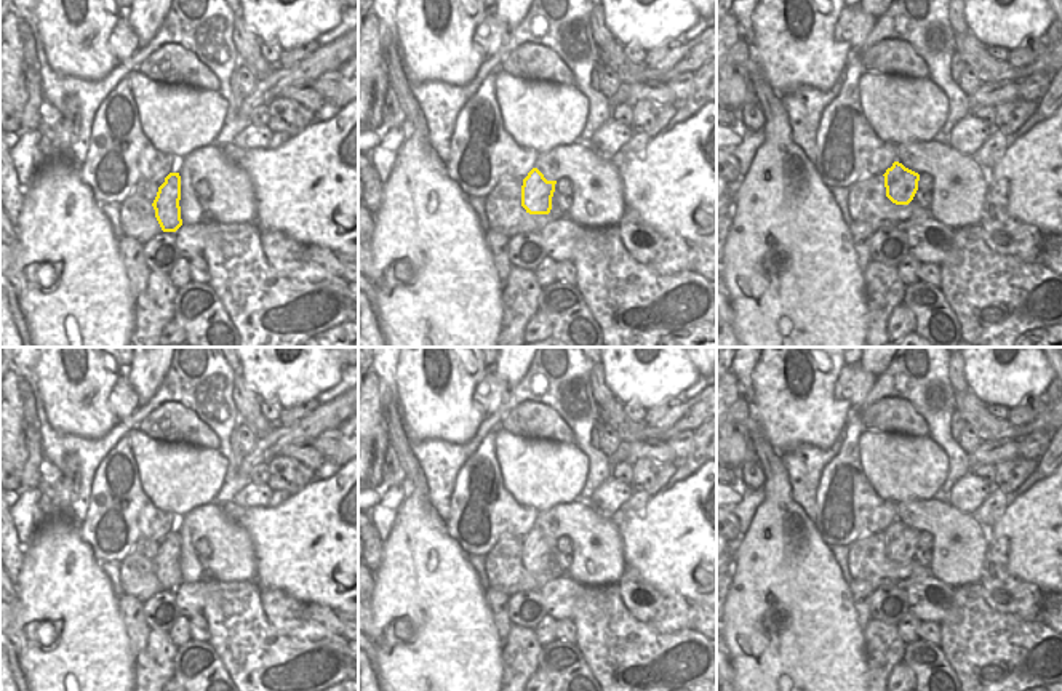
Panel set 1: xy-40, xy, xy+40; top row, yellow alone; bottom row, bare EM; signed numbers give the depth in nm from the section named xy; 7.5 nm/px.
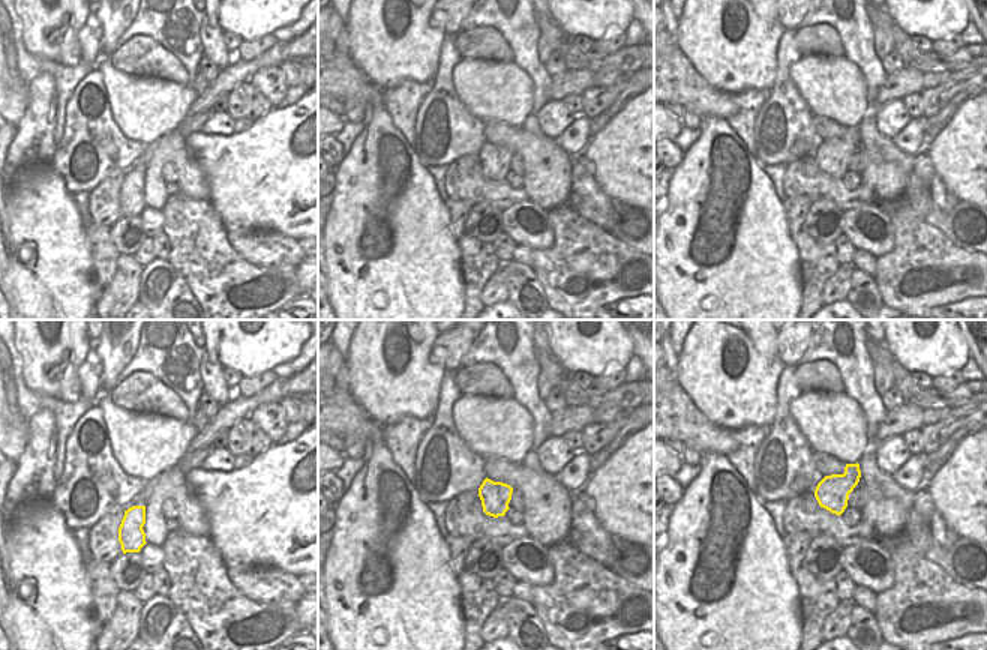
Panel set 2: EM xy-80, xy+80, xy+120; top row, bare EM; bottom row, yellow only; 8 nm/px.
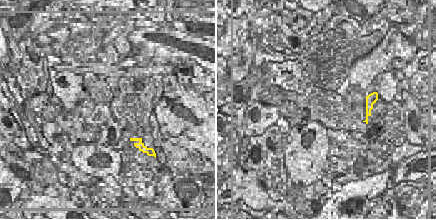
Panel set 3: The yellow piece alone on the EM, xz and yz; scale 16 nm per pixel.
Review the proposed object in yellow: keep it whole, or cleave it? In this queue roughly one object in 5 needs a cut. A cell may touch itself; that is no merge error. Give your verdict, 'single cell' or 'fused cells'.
single cell

